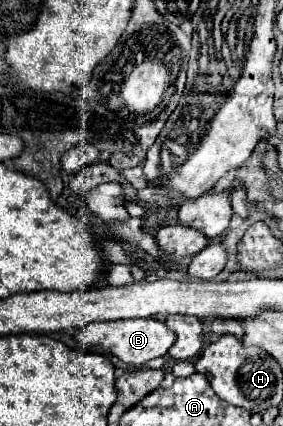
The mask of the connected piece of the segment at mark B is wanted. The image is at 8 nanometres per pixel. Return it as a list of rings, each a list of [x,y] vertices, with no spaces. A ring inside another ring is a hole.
[[[148,317],[148,319],[120,319],[120,321],[106,321],[106,323],[90,323],[76,333],[76,339],[82,345],[104,347],[104,351],[116,355],[122,363],[144,365],[154,357],[166,355],[176,335],[160,319]]]

